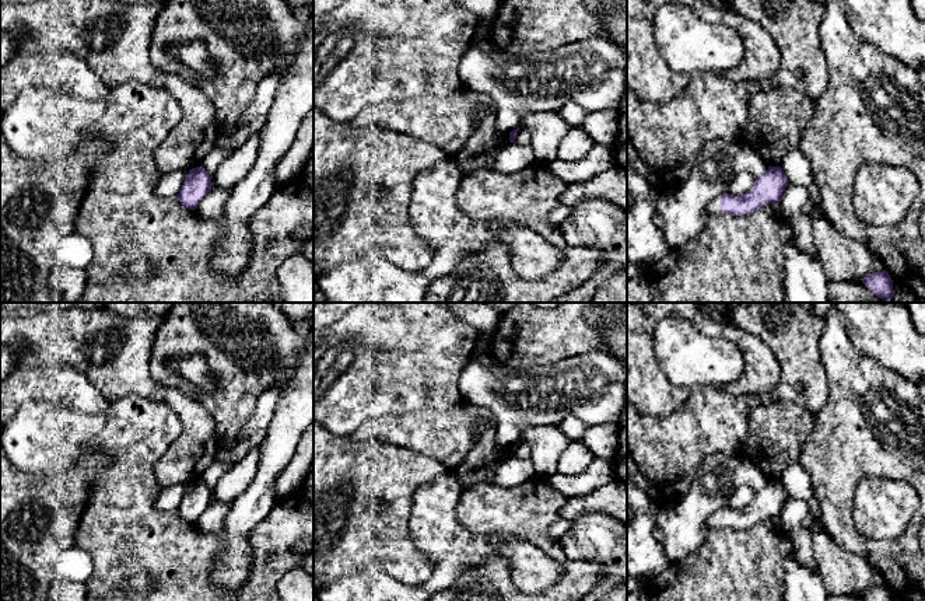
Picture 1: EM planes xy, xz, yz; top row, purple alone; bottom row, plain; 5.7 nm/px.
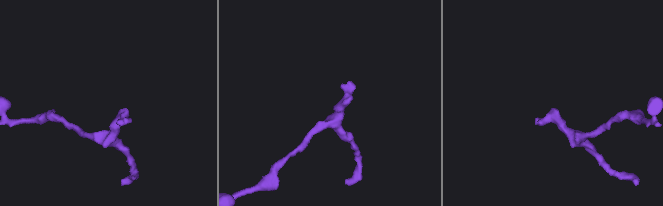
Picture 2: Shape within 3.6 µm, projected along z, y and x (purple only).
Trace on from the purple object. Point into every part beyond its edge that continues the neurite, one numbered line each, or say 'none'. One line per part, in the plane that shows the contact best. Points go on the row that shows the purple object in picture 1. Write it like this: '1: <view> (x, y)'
1: yz (714, 208)

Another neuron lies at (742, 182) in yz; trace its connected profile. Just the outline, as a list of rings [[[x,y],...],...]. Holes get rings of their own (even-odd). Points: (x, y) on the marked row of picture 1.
[[[750,172],[737,174],[726,186],[725,193],[737,196],[753,188],[756,178]]]

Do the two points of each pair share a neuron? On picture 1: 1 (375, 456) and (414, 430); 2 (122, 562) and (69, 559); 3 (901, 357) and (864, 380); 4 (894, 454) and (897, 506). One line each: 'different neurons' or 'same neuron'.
1: different neurons
2: different neurons
3: different neurons
4: different neurons

